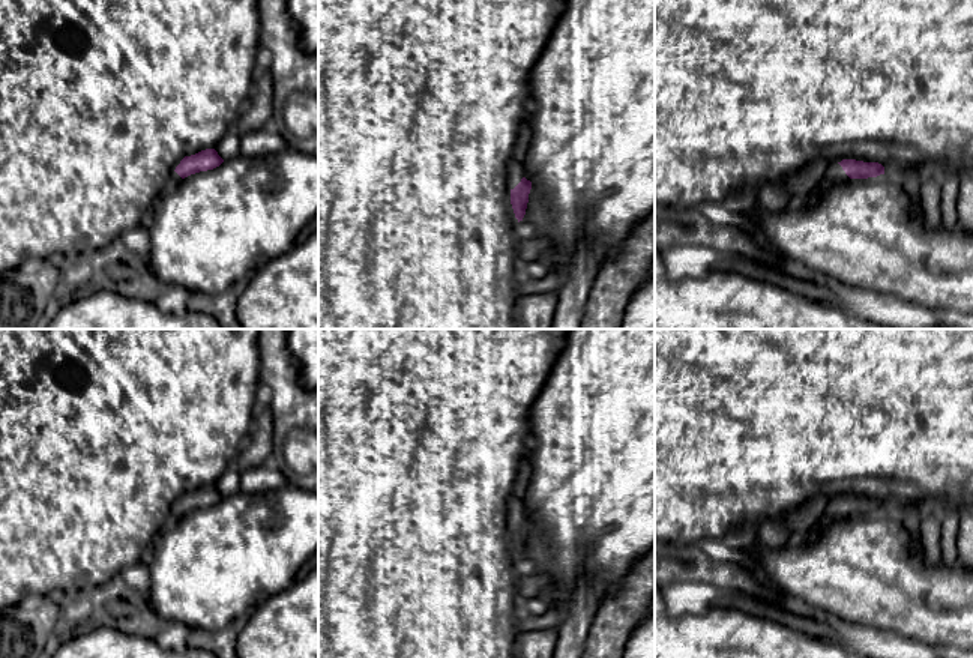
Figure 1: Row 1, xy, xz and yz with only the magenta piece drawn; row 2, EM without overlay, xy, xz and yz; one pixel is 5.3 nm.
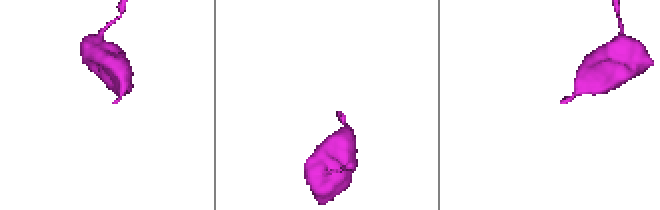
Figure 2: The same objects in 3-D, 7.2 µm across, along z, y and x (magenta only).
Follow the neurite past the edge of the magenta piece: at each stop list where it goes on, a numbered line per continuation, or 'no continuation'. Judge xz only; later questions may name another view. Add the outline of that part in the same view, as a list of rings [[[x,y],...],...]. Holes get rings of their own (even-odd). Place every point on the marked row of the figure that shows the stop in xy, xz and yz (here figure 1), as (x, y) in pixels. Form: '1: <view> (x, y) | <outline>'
1: xz (515, 170) | [[[511,159],[508,167],[508,188],[514,189],[523,179],[524,168],[517,161]]]

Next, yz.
1: yz (835, 175) | [[[838,162],[830,164],[827,167],[824,177],[812,188],[812,191],[808,195],[803,197],[803,200],[806,201],[808,206],[811,206],[818,201],[818,195],[824,189],[827,189],[835,183],[848,182],[848,180],[851,179],[845,174],[845,171]]]

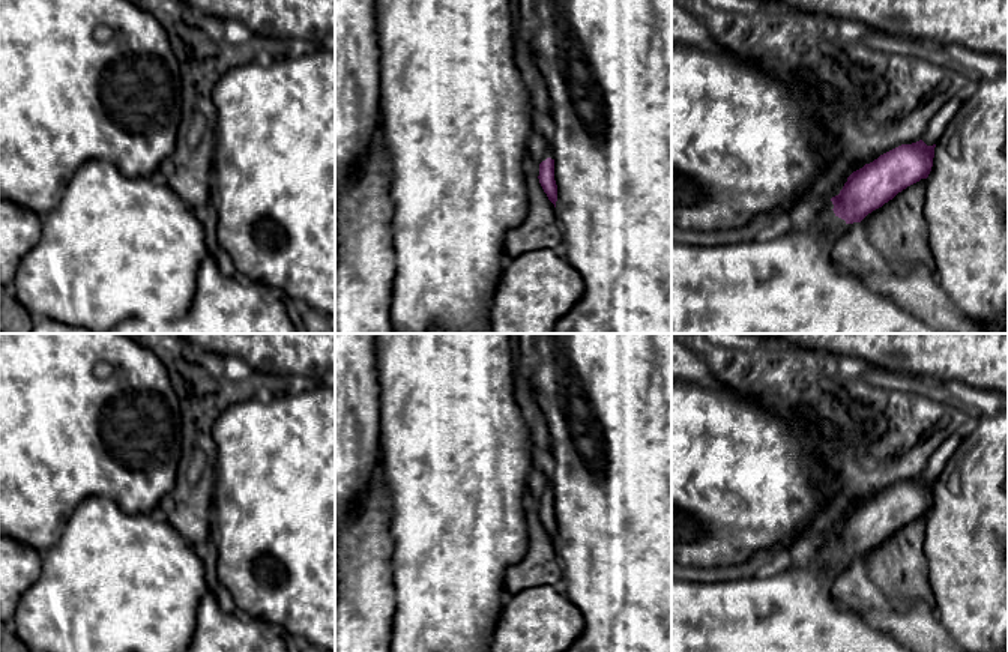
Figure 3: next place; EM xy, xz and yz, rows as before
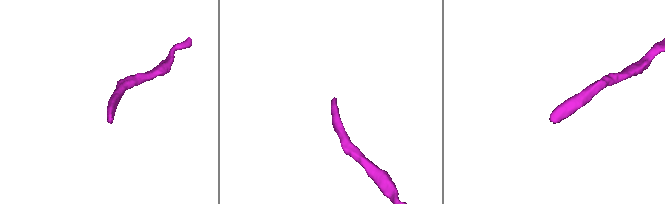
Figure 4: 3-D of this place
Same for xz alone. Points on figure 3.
1: xz (540, 147) | [[[547,132],[536,134],[530,138],[529,153],[538,164],[545,161],[547,158],[554,159],[551,144],[550,144],[550,137]]]

